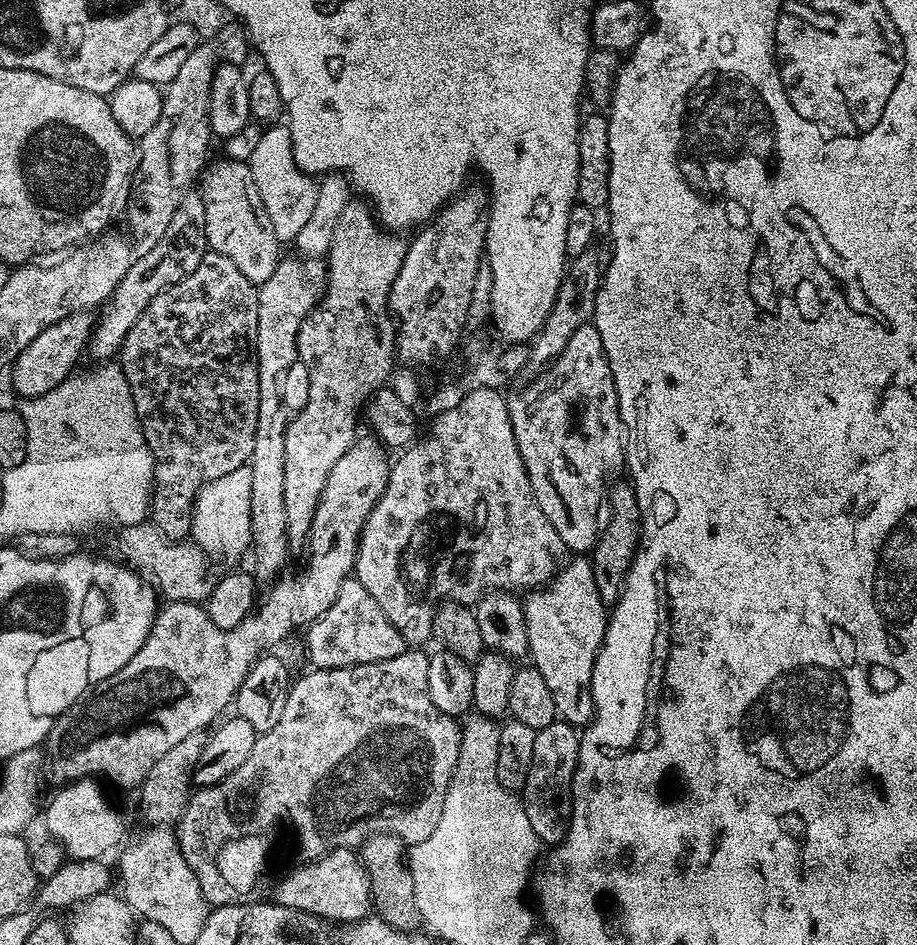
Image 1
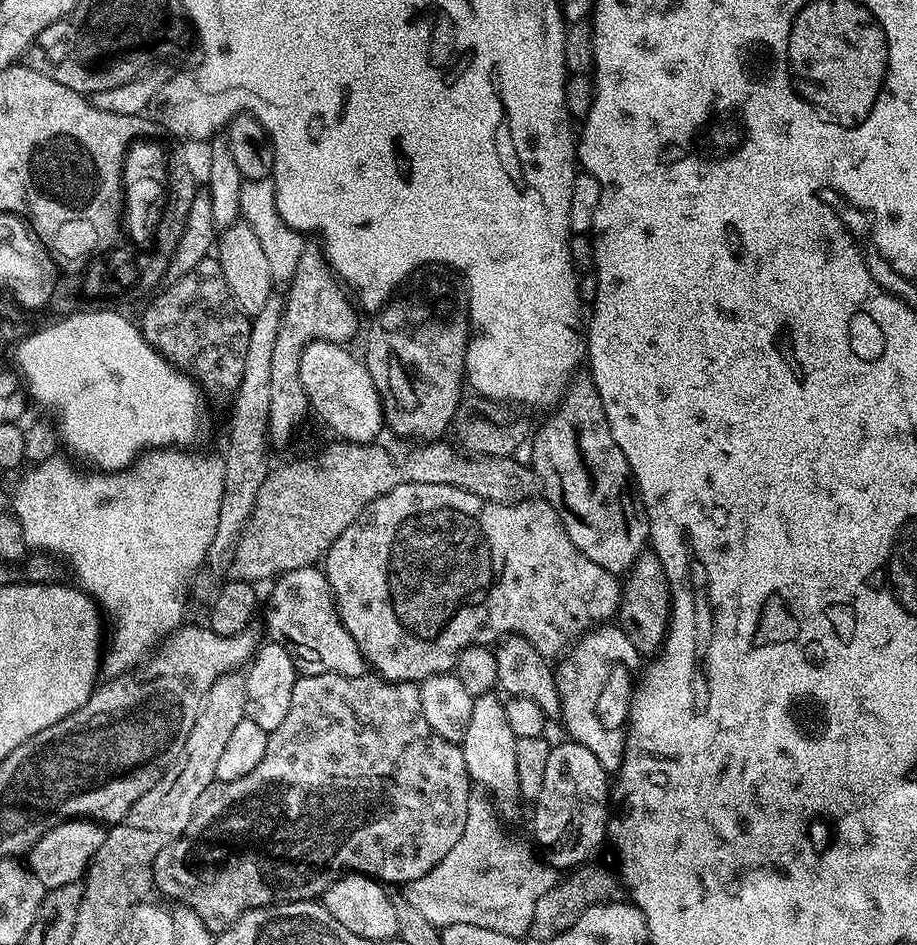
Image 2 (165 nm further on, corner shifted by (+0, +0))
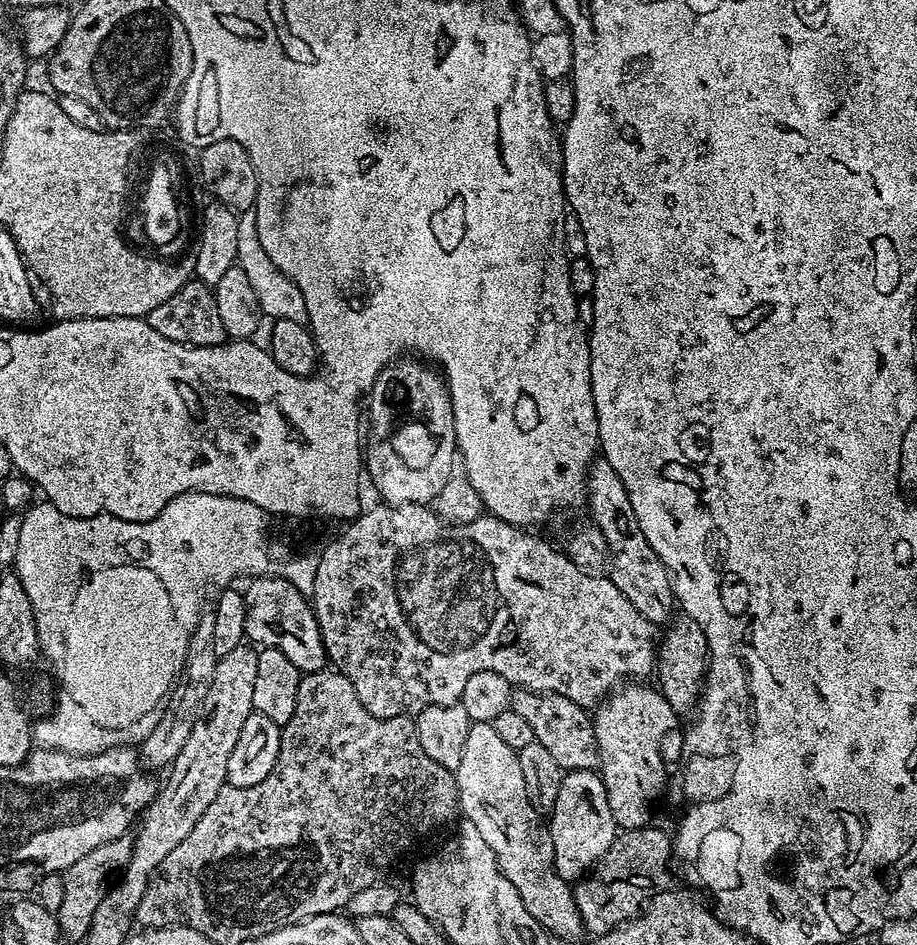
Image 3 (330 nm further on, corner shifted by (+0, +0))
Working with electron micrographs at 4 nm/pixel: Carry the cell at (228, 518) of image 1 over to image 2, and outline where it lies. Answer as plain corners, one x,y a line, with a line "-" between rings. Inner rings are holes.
154,448
141,454
134,463
123,472
101,472
99,470
84,470
79,472
72,468
71,459
63,460
60,454
55,454
41,464
33,464
29,472
20,480
20,485
14,491
14,503
18,522
22,522
22,534
29,549
39,550
44,554
64,556
66,563
72,567
76,575
75,583
80,591
89,593
97,605
112,619
116,633
112,636
112,648
128,663
135,665
141,659
140,652
147,653
154,645
164,639
168,633
181,627
184,616
184,595
188,592
188,579
196,572
196,567
205,563
208,547
214,538
214,530
218,526
218,506
222,502
222,486
224,485
224,462
217,456
190,456
186,450
171,448

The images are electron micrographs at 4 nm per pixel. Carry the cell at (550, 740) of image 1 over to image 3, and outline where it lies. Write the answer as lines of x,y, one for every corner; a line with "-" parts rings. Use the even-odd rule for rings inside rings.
565,771
560,777
558,798
546,820
548,833
554,842
554,866
556,873
569,882
583,880
602,854
610,850
610,842
618,834
614,814
610,814
610,802
606,802
606,786
599,771

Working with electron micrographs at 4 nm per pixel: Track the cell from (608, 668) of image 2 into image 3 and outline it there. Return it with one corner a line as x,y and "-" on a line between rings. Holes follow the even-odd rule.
624,682
608,693
600,701
592,716
594,738
598,742
600,763
598,771
606,786
606,802
610,802
610,814
614,814
617,829
642,828
652,816
652,803
660,796
664,788
664,756
660,753
660,743
668,736
668,731
675,726
678,714
666,702
659,687
652,688
648,682

